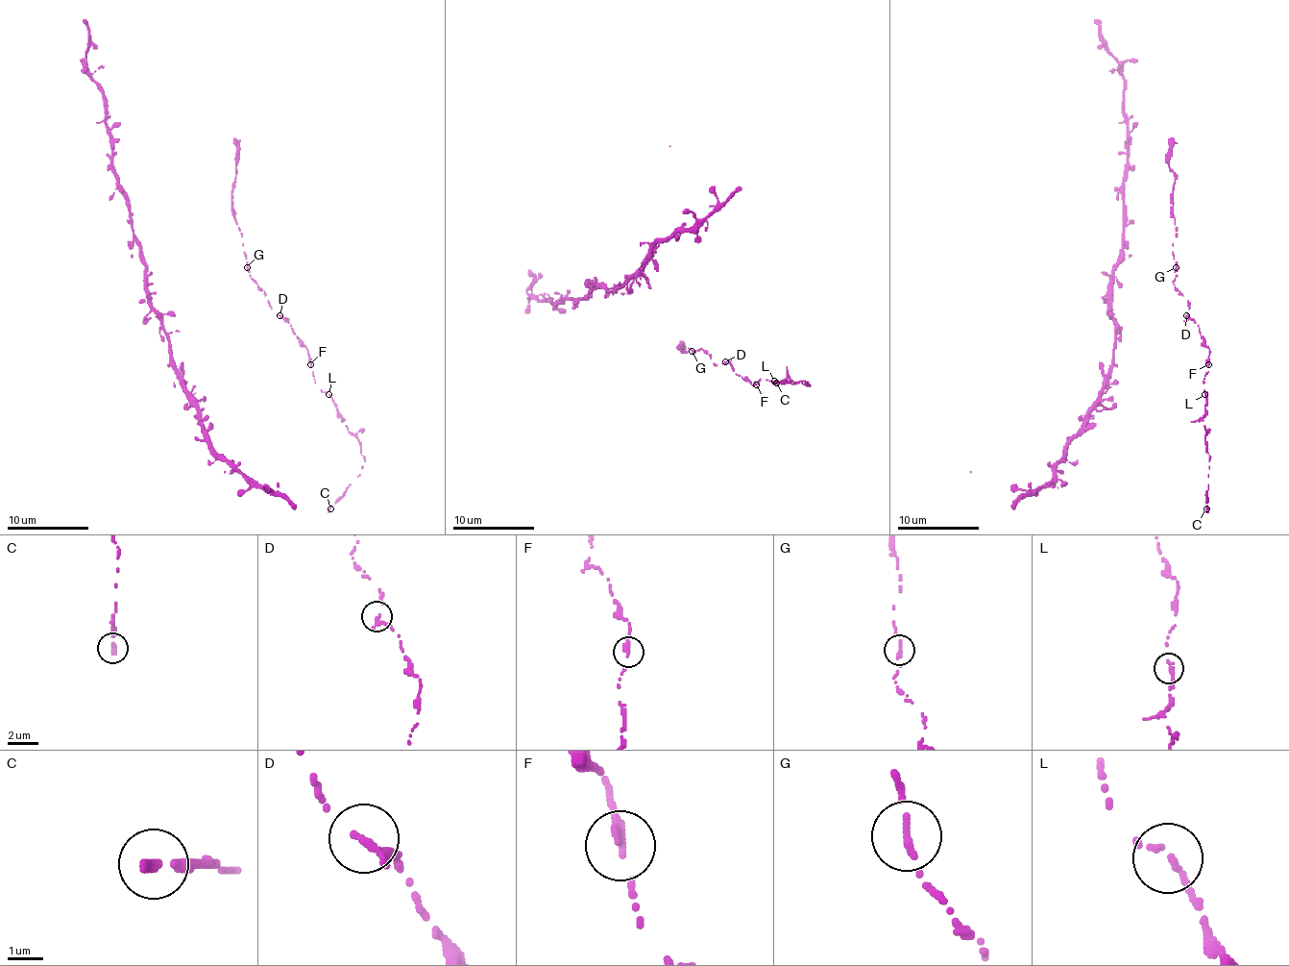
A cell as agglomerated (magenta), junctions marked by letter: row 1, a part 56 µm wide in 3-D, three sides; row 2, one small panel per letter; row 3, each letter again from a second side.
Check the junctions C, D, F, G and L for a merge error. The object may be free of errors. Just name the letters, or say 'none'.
none

